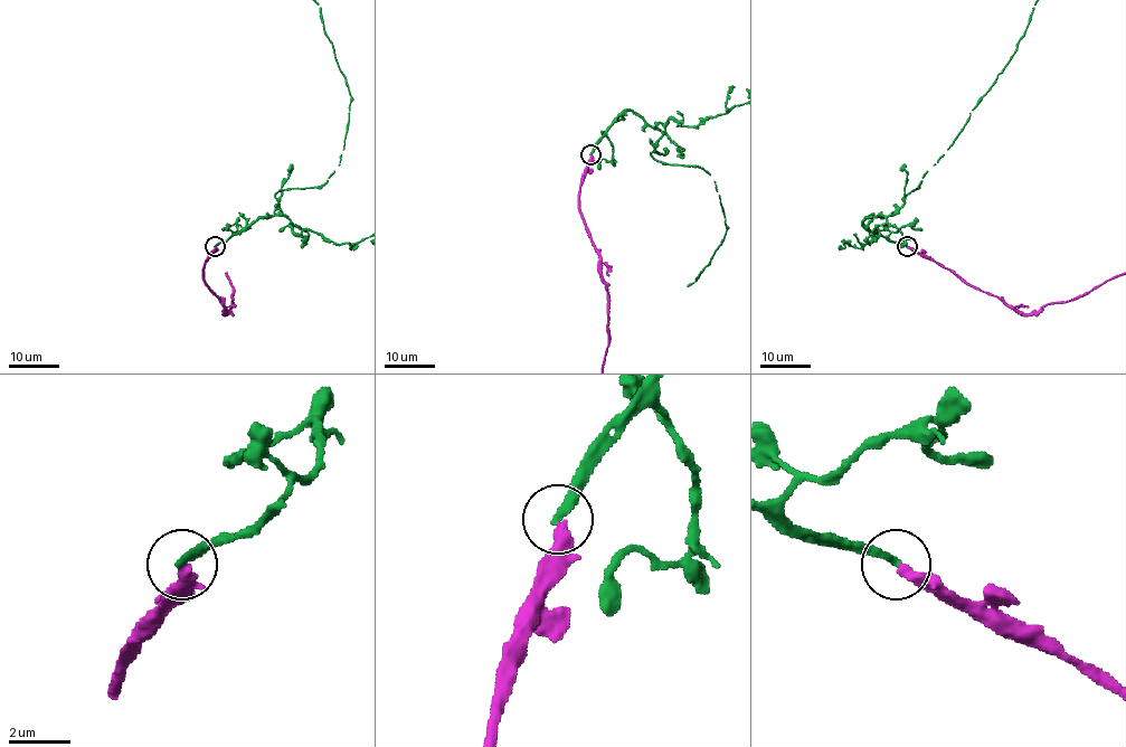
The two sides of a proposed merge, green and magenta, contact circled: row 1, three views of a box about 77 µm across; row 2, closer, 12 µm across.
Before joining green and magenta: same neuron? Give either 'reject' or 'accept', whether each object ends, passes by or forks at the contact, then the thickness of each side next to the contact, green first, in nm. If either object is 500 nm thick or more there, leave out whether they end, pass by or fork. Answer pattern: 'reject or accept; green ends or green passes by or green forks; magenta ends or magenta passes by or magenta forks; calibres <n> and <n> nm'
reject; green ends; magenta ends; calibres 280 and 360 nm

